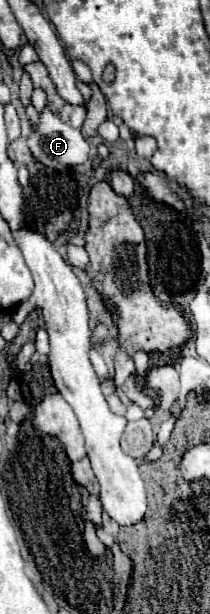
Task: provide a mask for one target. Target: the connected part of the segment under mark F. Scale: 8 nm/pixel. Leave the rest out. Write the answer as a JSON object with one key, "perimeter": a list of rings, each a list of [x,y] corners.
{"perimeter":[[[49,109],[39,115],[39,125],[29,137],[29,149],[43,167],[57,171],[83,165],[89,159],[89,145],[81,131],[63,123]]]}

